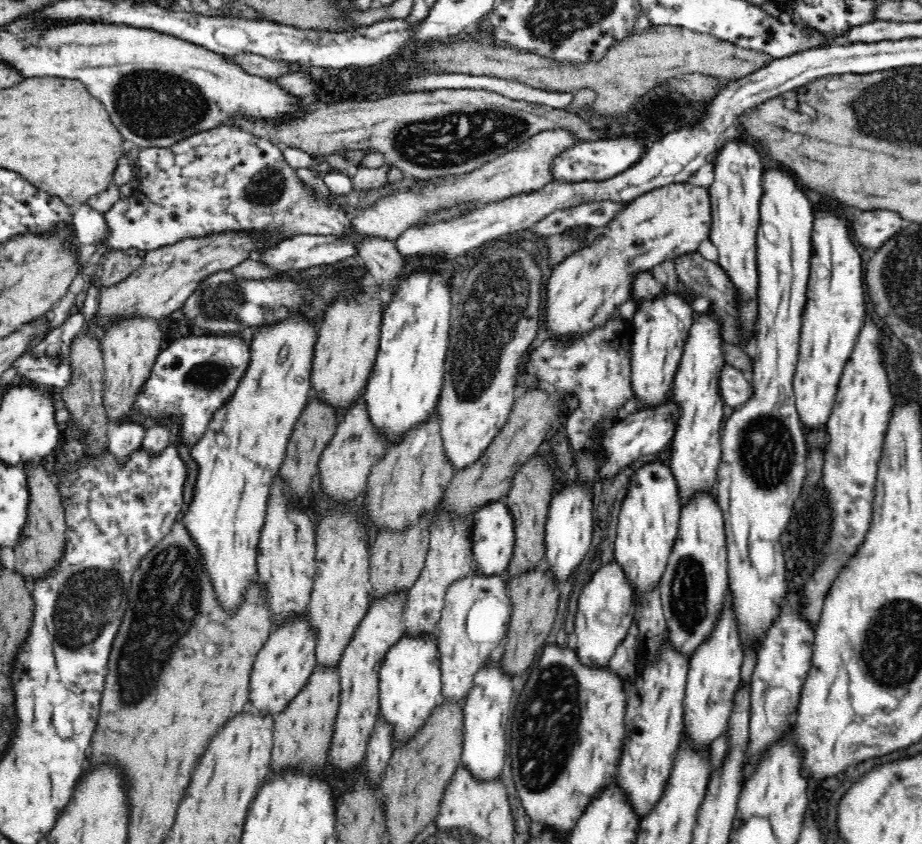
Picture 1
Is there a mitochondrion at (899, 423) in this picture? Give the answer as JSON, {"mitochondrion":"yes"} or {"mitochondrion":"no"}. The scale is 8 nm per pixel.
{"mitochondrion":"no"}

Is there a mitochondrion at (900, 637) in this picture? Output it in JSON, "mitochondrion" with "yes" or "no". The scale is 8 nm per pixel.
{"mitochondrion":"yes"}

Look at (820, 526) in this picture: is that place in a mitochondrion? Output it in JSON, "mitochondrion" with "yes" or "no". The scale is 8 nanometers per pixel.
{"mitochondrion":"yes"}

